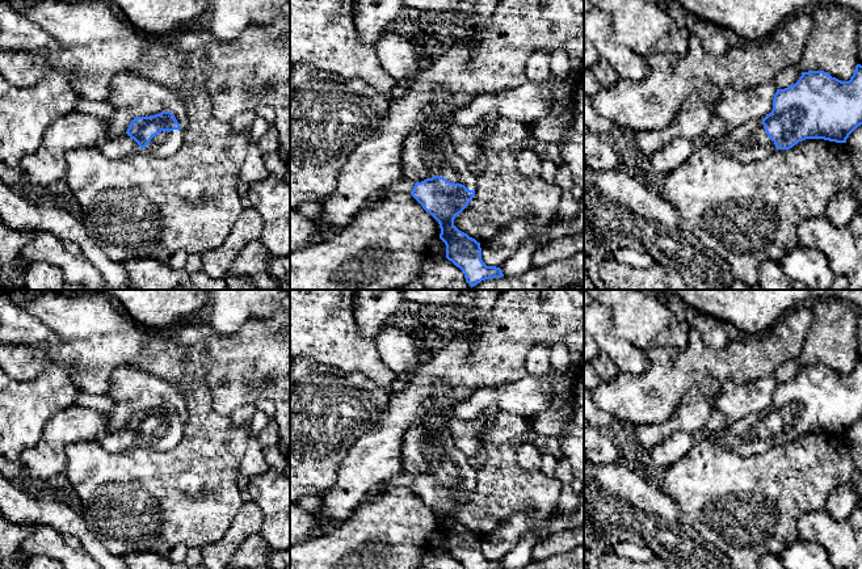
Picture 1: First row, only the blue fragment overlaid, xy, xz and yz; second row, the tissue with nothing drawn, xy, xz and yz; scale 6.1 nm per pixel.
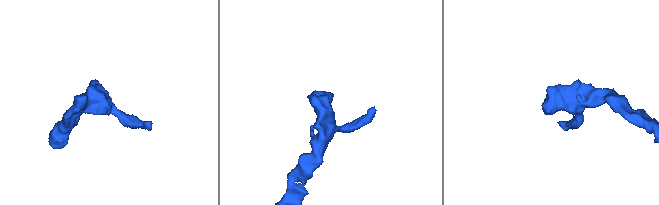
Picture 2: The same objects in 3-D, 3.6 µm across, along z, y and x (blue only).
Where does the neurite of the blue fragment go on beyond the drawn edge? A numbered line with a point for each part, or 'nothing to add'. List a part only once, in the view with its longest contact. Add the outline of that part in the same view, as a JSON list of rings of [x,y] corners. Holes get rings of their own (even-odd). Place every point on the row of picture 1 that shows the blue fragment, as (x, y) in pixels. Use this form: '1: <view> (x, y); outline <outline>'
1: xz (429, 151); outline [[[426,109],[425,113],[428,123],[415,130],[404,142],[403,178],[416,184],[441,176],[474,190],[478,185],[478,176],[455,152],[450,134],[443,131],[443,121],[436,119],[430,109]]]

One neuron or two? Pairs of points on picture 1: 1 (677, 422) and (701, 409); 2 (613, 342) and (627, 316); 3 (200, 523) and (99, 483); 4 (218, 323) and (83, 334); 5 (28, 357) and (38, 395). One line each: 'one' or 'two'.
1: one
2: two
3: one
4: two
5: two

